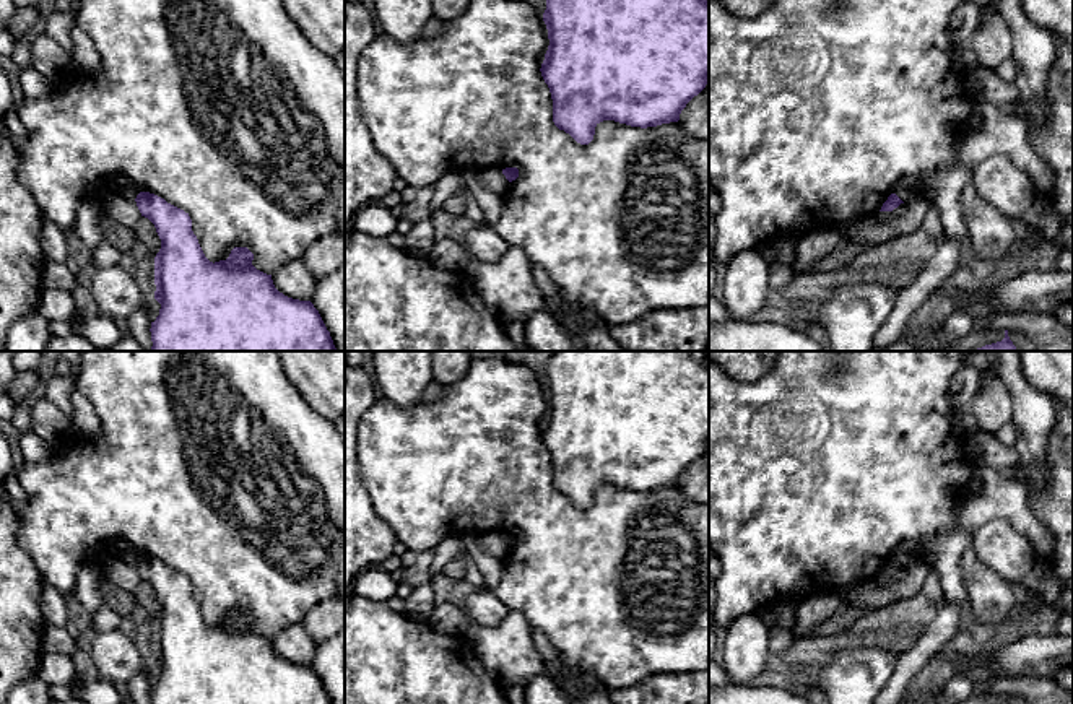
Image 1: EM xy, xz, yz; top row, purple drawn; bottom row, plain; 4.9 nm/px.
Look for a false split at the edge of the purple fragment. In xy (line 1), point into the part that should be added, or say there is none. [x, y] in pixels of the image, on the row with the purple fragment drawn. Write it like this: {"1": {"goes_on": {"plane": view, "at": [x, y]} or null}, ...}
{"1": {"goes_on": null}}

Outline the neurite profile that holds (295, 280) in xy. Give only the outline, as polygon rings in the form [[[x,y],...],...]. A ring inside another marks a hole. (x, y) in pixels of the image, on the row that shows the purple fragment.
[[[302,259],[285,263],[272,280],[280,293],[299,301],[311,301],[319,283]]]

